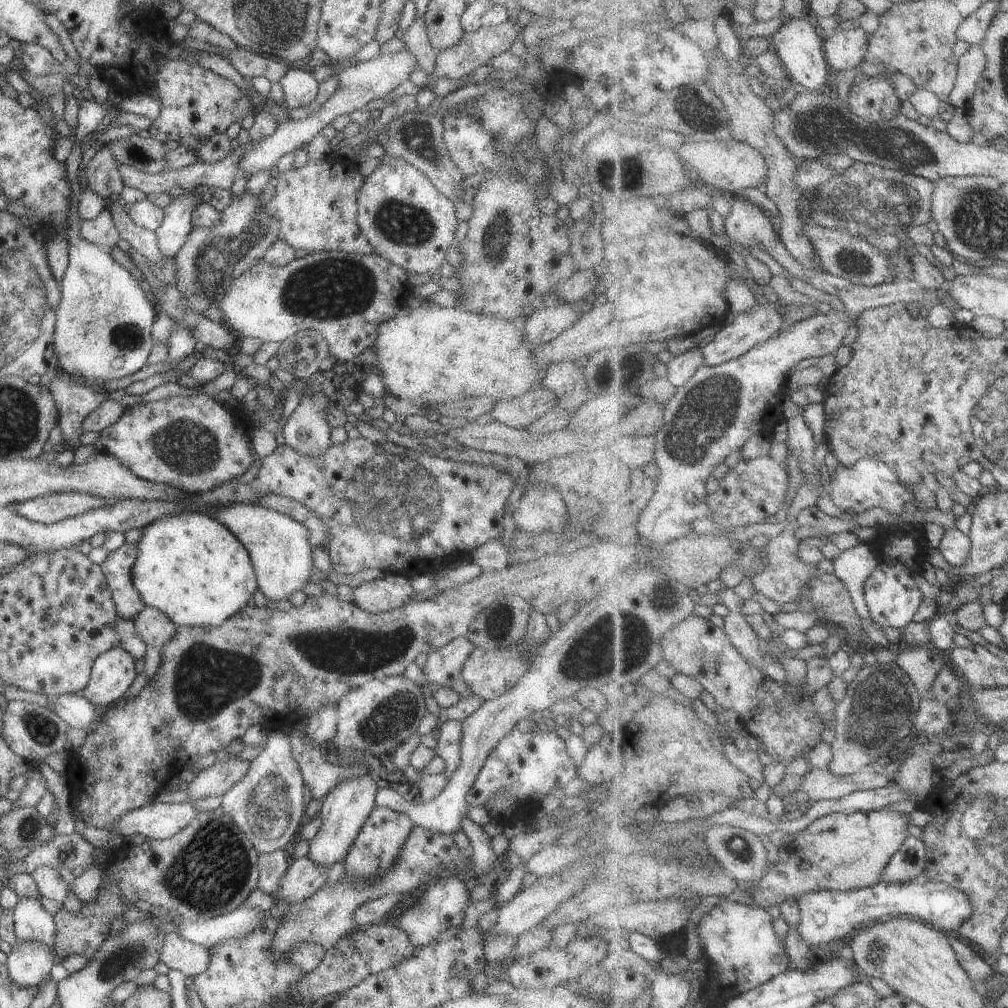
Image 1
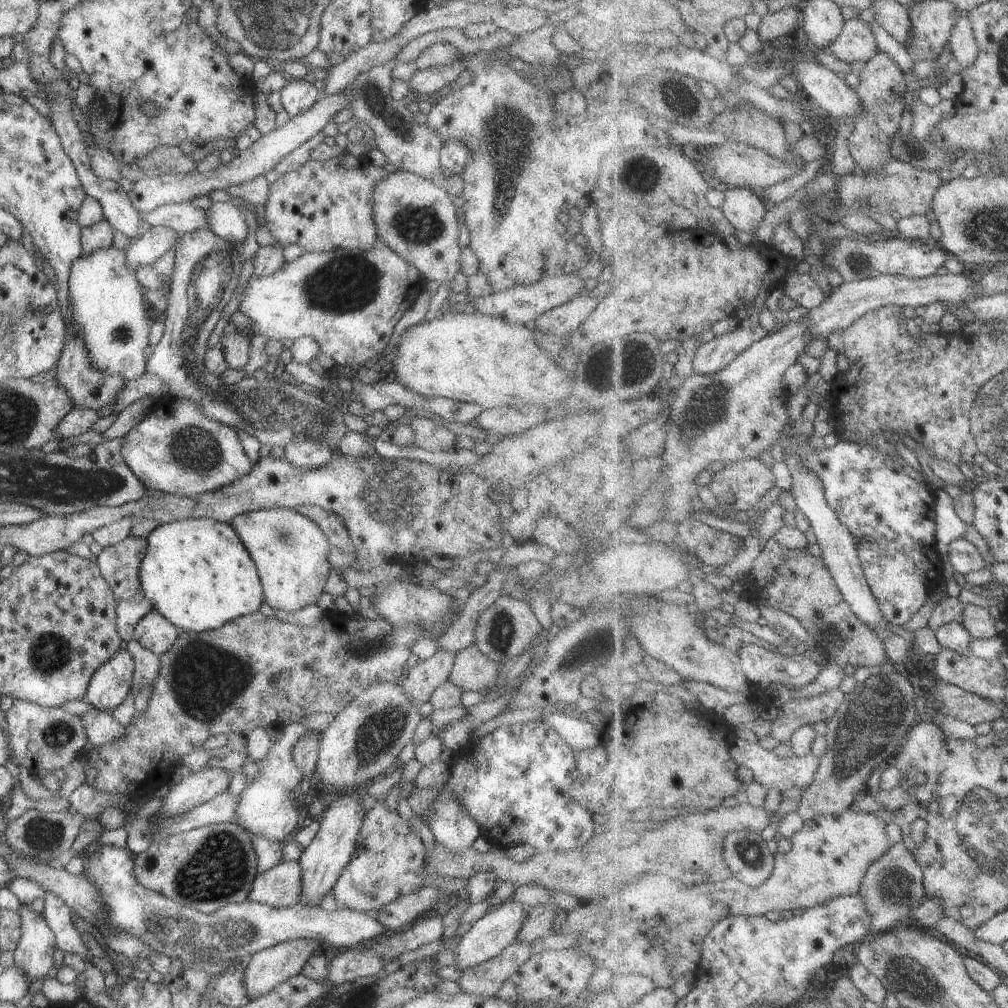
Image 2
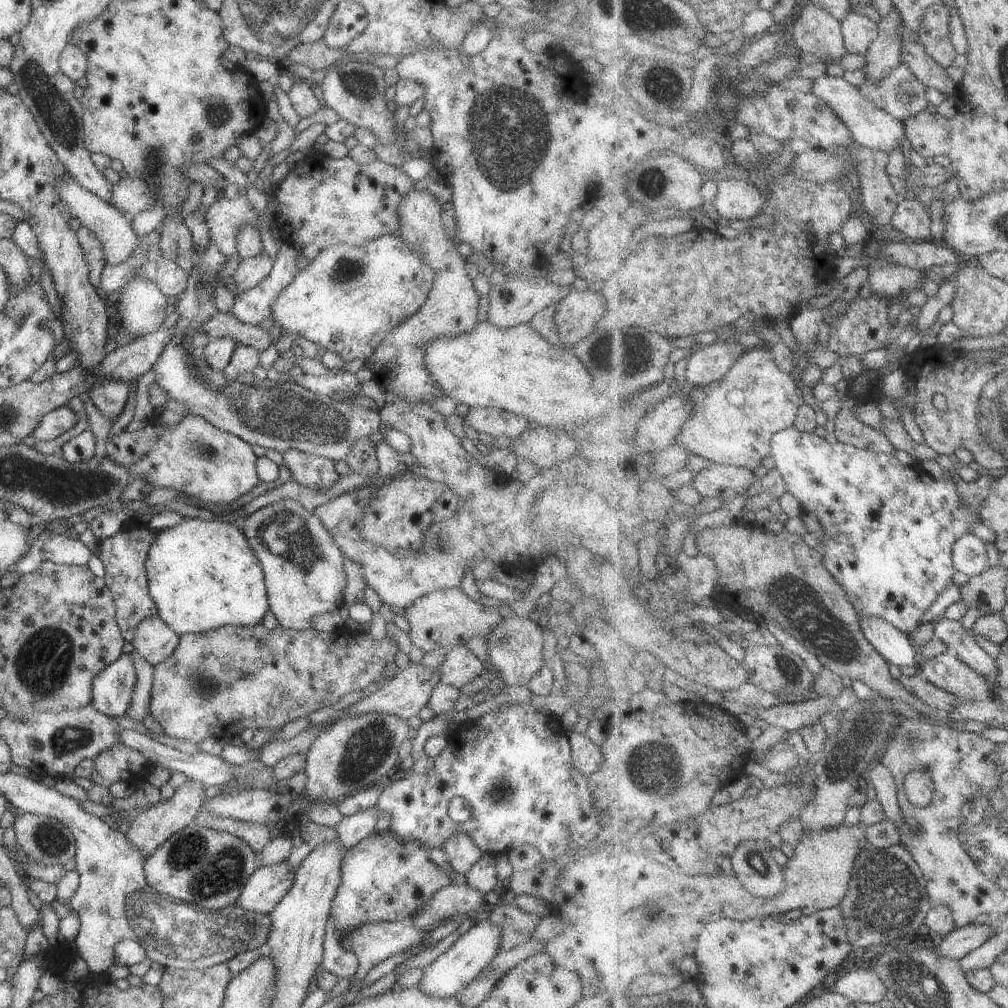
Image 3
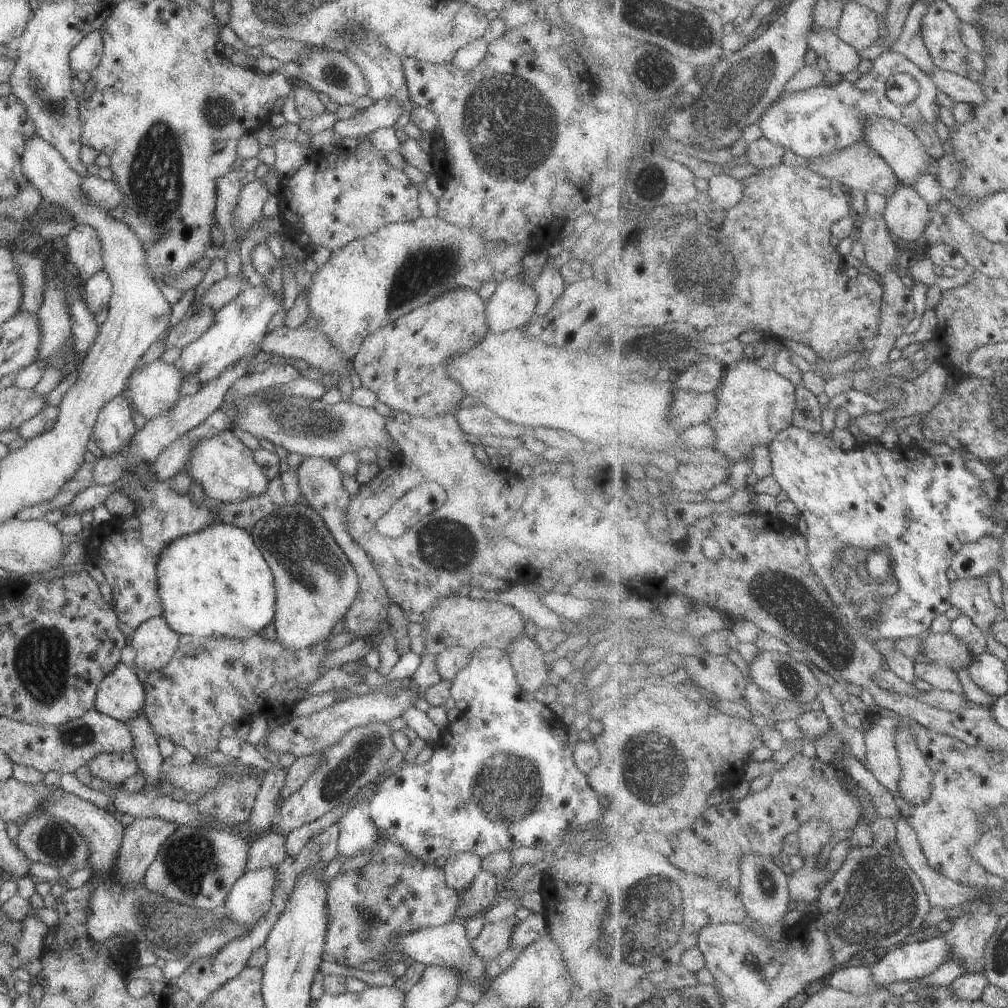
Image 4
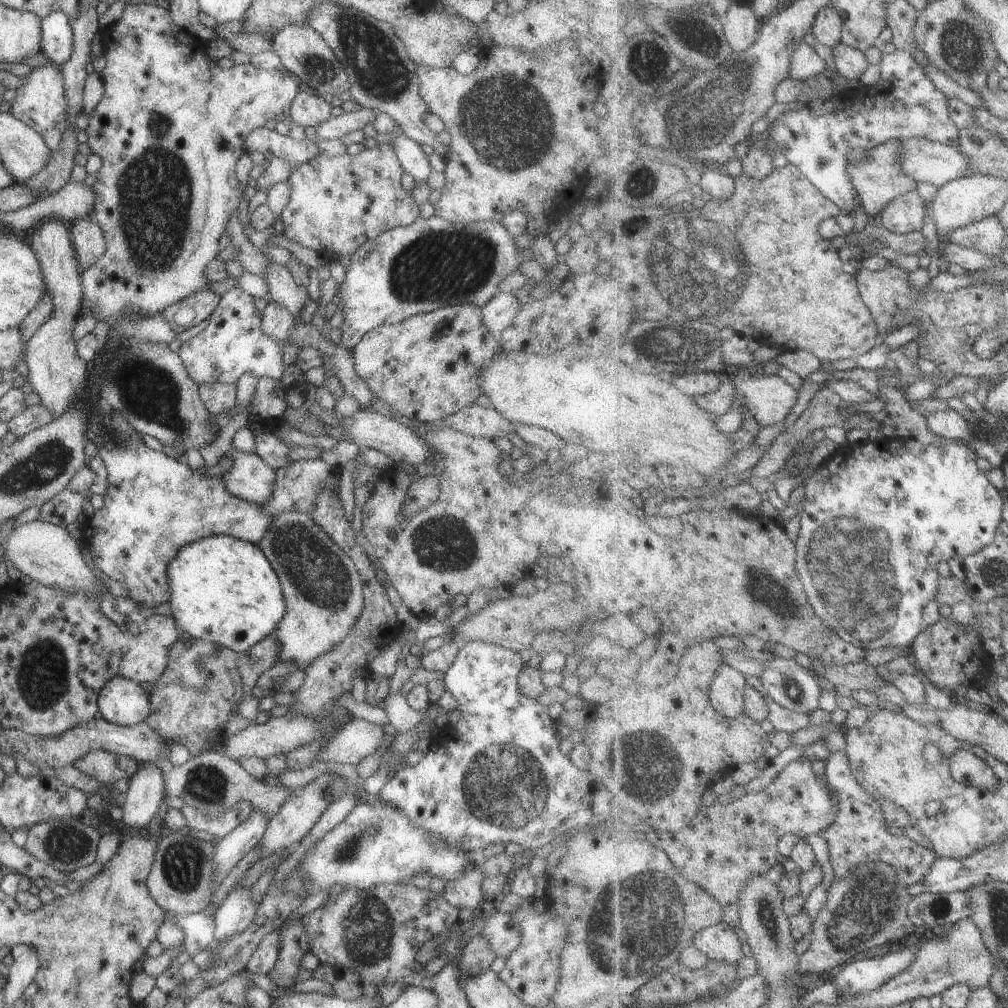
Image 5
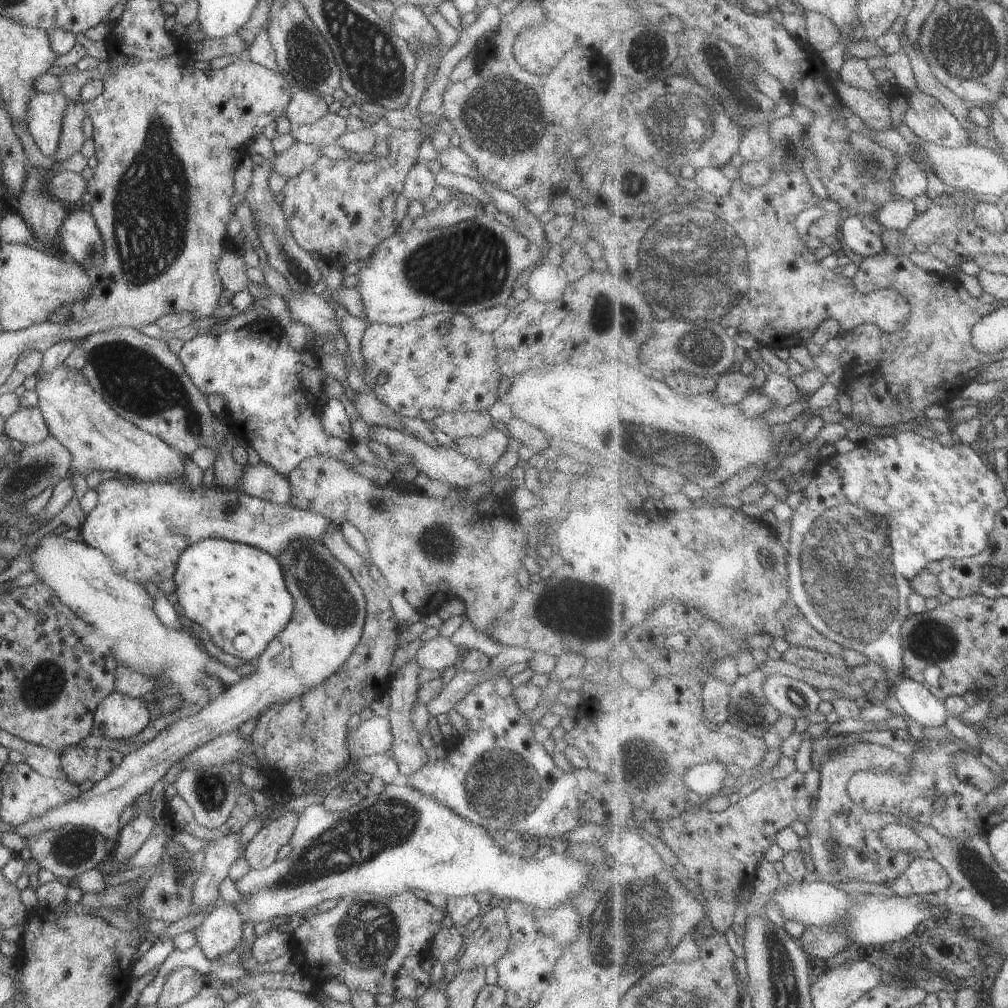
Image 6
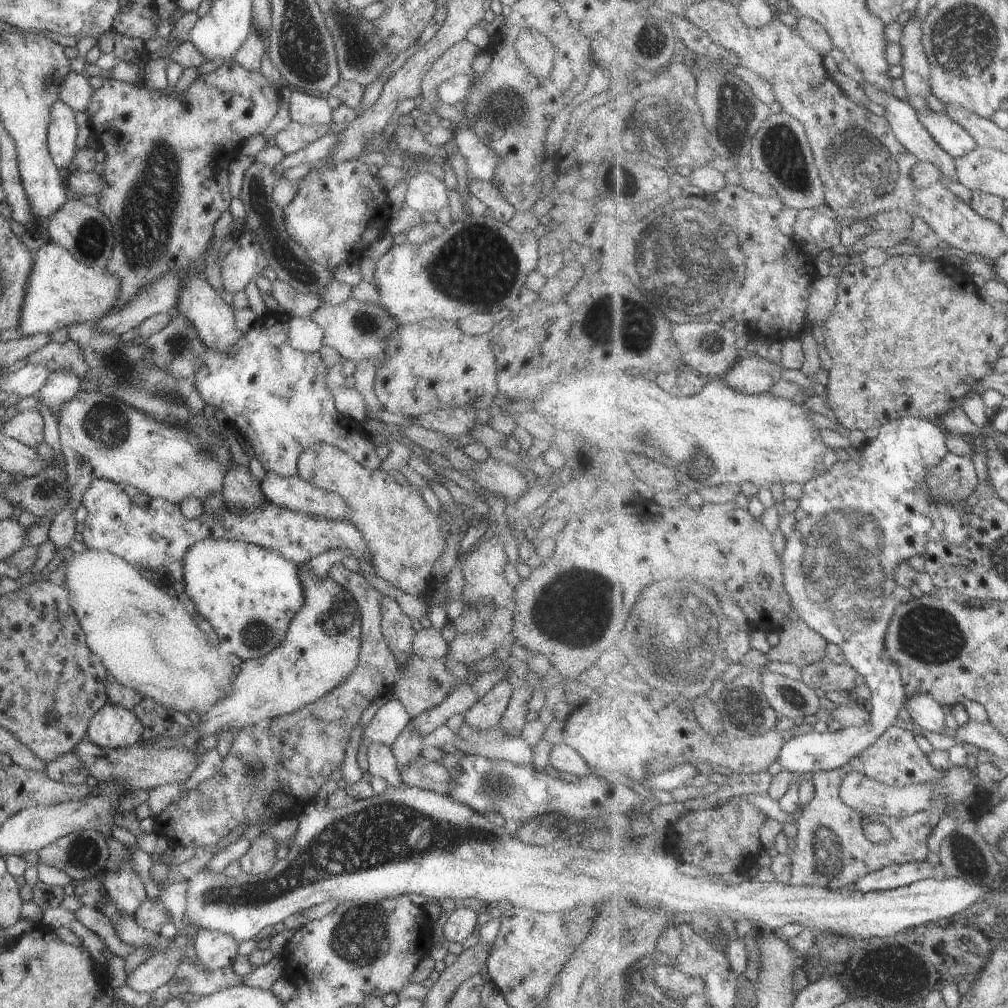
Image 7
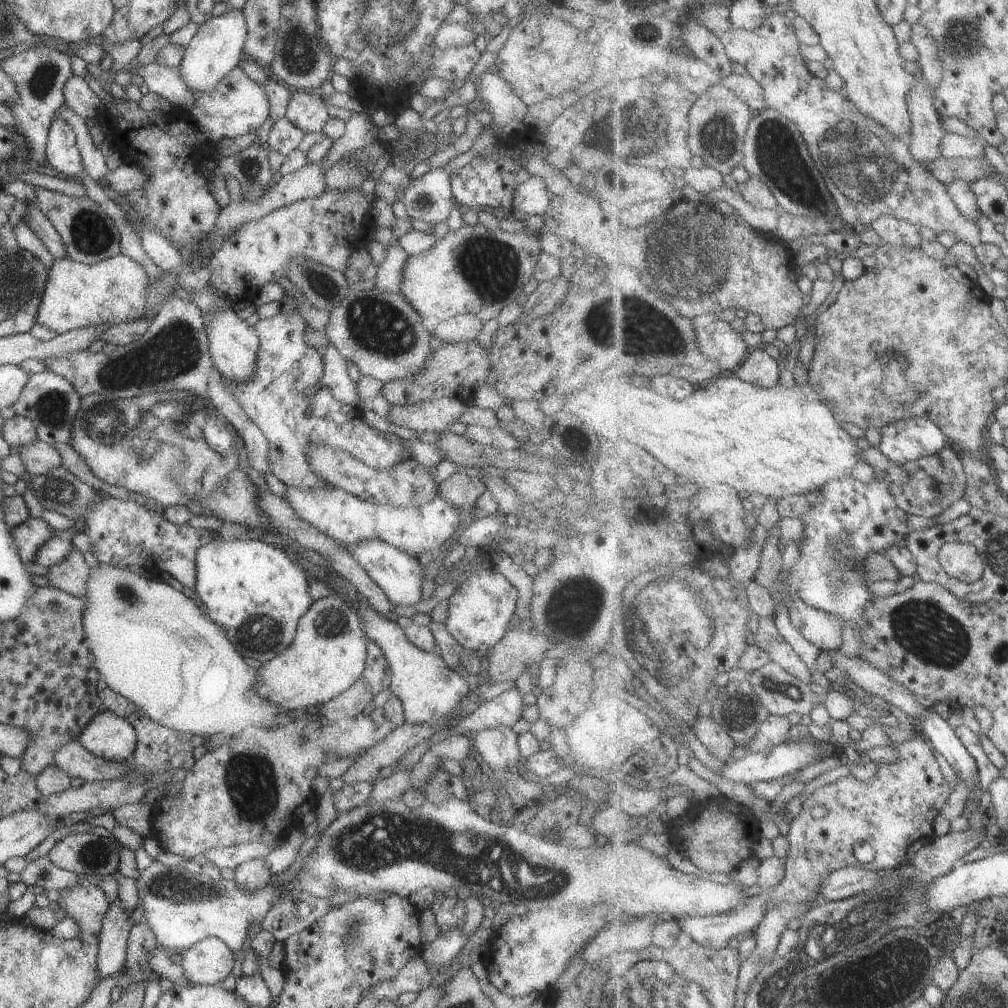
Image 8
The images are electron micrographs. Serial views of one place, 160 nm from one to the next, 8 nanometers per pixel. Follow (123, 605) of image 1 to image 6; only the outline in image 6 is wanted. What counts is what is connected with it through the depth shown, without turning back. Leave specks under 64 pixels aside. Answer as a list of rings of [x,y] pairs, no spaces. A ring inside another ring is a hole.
[[[186,477],[174,480],[136,481],[111,478],[102,481],[94,490],[98,504],[93,508],[80,527],[82,540],[88,546],[101,550],[114,564],[116,572],[141,585],[148,580],[154,582],[160,592],[169,596],[176,590],[174,573],[177,562],[185,548],[204,539],[226,539],[248,546],[255,546],[277,556],[296,539],[312,539],[323,542],[323,534],[331,527],[330,522],[321,514],[305,511],[298,507],[279,505],[243,493],[240,489],[227,489],[216,485],[191,489]]]

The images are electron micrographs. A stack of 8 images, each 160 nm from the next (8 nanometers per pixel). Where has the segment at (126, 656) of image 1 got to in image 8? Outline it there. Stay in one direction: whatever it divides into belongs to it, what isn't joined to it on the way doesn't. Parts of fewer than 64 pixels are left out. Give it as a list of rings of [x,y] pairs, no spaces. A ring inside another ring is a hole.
[[[112,711],[96,713],[79,734],[78,739],[81,746],[84,746],[93,755],[118,762],[132,755],[138,742],[136,729],[130,724],[130,721],[126,717],[116,716]]]

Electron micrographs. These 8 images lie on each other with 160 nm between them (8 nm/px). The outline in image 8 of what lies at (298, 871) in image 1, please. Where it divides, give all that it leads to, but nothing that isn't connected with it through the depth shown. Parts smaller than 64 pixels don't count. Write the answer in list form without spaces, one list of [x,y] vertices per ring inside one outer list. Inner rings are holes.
[[[218,937],[203,938],[182,956],[185,978],[194,985],[218,985],[232,973],[234,952]]]

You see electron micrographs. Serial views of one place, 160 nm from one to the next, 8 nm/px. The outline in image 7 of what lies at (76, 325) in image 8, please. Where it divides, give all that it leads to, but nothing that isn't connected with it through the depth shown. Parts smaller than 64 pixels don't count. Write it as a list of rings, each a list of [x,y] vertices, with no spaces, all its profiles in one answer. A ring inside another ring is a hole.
[[[47,239],[33,253],[32,270],[28,275],[23,311],[17,328],[28,336],[54,333],[74,323],[96,322],[114,308],[119,290],[117,277],[78,262],[65,248]]]

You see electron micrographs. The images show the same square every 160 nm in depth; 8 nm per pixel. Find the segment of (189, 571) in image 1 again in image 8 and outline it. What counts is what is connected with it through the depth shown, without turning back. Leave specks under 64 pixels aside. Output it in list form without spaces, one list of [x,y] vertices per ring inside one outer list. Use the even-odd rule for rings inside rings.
[[[215,538],[212,542],[202,545],[196,551],[196,580],[193,589],[196,595],[201,597],[202,602],[206,605],[206,610],[208,610],[207,616],[215,623],[218,623],[222,628],[225,628],[227,639],[234,645],[236,652],[240,653],[241,657],[254,658],[254,660],[259,660],[261,663],[272,660],[272,658],[284,652],[284,650],[292,644],[300,617],[313,603],[308,586],[308,577],[302,565],[294,562],[283,548],[276,548],[276,546],[258,539],[234,539],[225,541],[224,539]]]

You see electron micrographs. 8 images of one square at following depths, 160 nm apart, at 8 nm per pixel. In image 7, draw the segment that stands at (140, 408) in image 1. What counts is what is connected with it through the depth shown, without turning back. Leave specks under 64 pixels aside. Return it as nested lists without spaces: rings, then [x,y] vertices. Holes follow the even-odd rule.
[[[266,473],[260,488],[265,500],[276,506],[324,519],[349,520],[349,506],[341,496],[309,485],[297,474],[283,477]]]

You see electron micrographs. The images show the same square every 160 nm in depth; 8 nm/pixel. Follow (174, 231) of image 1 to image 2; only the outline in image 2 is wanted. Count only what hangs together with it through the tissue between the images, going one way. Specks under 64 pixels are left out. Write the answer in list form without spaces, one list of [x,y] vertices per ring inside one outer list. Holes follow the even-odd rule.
[[[152,227],[143,236],[132,240],[126,250],[128,268],[136,274],[138,268],[152,265],[162,254],[166,254],[172,244],[180,240],[179,235],[166,227]]]

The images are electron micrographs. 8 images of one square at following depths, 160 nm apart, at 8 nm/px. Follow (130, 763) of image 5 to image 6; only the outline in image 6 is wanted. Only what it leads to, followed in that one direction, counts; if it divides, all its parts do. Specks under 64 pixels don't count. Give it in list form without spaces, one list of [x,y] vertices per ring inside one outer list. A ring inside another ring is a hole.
[[[70,747],[61,752],[61,770],[67,780],[80,785],[86,780],[101,781],[122,762],[123,754],[115,749]]]

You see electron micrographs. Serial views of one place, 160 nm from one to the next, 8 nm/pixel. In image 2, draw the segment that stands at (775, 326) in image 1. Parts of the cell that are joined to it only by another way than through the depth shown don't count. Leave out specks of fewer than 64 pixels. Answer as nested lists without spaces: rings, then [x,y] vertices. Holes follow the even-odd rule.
[[[749,321],[741,323],[736,331],[700,345],[693,361],[696,374],[706,376],[726,370],[756,342],[761,342],[771,334],[764,326],[750,326]]]

